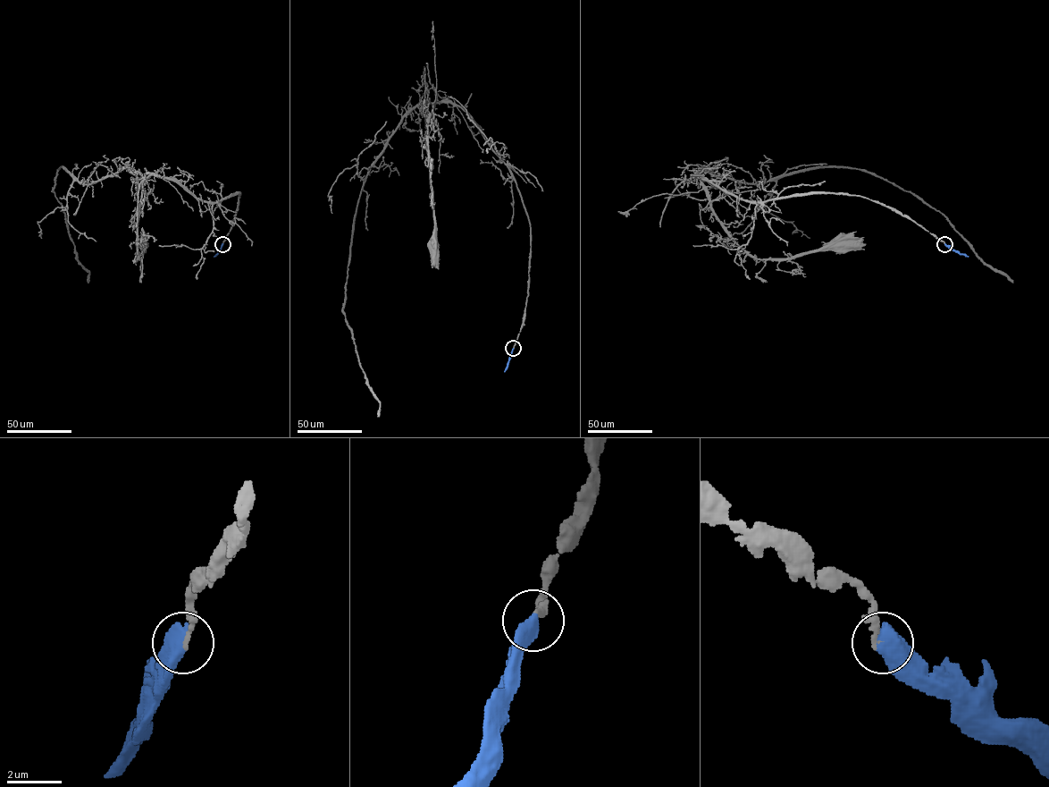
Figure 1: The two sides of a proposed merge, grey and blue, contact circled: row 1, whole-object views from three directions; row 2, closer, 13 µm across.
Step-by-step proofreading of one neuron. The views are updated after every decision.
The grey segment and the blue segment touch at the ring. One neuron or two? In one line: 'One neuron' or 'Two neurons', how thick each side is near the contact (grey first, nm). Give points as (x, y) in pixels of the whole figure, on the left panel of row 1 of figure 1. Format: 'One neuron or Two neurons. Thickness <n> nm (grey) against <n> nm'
One neuron. Thickness 150 nm (grey) against 700 nm

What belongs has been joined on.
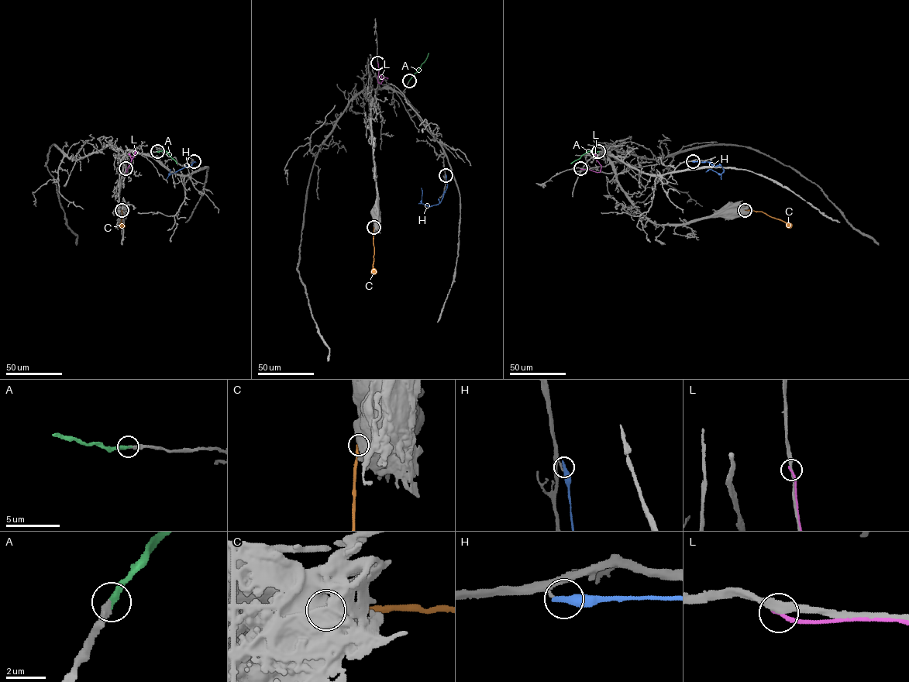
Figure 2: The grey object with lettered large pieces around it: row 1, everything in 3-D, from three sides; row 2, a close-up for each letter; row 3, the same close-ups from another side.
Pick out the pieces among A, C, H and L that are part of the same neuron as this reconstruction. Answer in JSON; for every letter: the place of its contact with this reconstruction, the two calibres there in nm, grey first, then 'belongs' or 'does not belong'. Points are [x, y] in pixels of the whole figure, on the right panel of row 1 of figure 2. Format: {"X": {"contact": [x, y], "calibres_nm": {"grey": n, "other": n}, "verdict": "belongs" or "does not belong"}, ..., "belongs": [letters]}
{"A": {"contact": [598, 151], "calibres_nm": {"grey": 280, "other": 320}, "verdict": "belongs"}, "C": {"contact": [745, 210], "calibres_nm": {"grey": 800, "other": 240}, "verdict": "does not belong"}, "H": {"contact": [693, 161], "calibres_nm": {"grey": 150, "other": 440}, "verdict": "does not belong"}, "L": {"contact": [580, 168], "calibres_nm": {"grey": 280, "other": 190}, "verdict": "does not belong"}, "belongs": ["A"]}

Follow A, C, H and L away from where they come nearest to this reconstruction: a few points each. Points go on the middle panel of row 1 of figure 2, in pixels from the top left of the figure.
A: (409, 80), (428, 53)
C: (373, 227), (373, 273)
H: (445, 175), (446, 190), (438, 204), (428, 206), (421, 203), (421, 187)
L: (377, 63), (378, 82), (380, 84), (385, 77), (388, 78)

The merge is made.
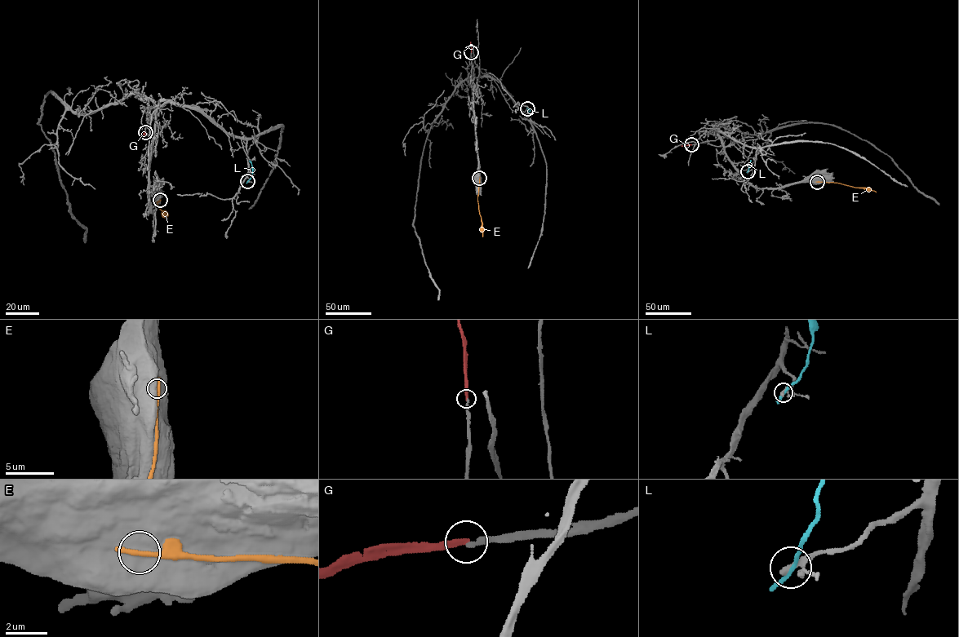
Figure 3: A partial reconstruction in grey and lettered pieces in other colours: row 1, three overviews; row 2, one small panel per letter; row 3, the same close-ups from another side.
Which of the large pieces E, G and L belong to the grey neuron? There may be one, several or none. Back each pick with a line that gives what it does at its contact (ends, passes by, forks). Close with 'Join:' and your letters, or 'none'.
G: It ends there
Join: G

